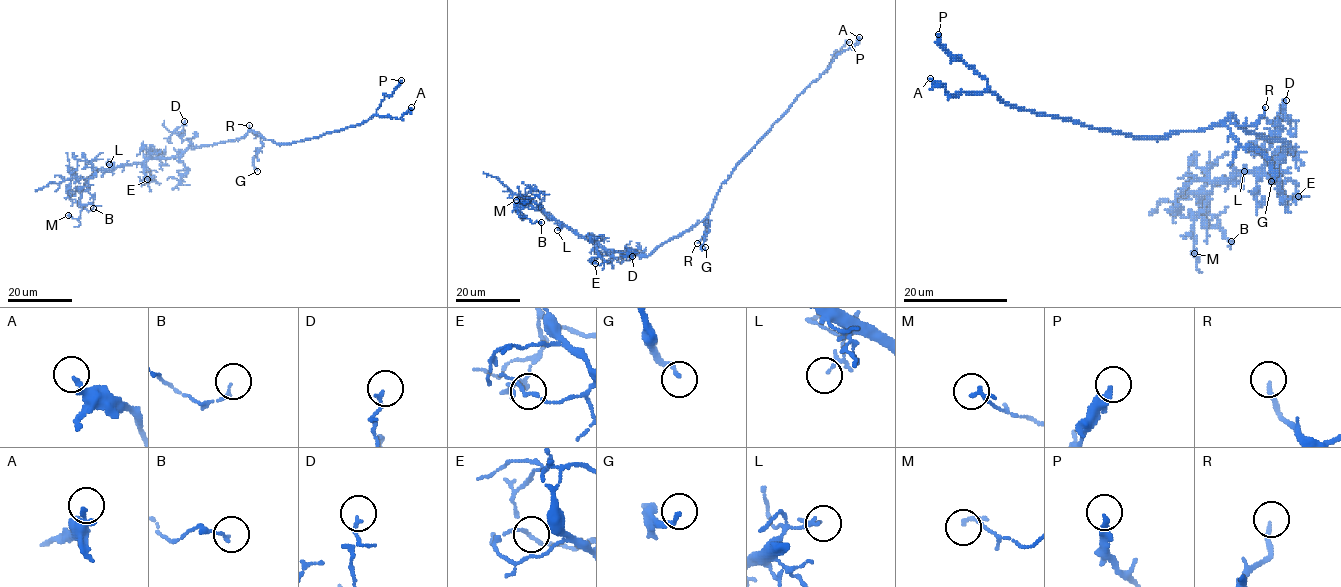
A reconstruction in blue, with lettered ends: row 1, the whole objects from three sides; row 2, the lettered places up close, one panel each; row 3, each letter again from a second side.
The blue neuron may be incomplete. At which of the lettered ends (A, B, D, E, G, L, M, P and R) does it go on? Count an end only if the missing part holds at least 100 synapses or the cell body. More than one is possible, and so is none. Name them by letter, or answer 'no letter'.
no letter

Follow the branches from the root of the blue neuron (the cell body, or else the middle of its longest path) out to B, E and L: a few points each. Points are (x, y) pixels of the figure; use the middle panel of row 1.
B: (696, 224), (648, 255), (631, 255), (605, 250), (541, 211), (517, 209), (521, 217), (541, 222)
E: (696, 224), (661, 243), (648, 255), (605, 250), (593, 243), (599, 257), (591, 259), (595, 263)
L: (696, 224), (661, 243), (648, 255), (605, 250), (562, 224), (557, 230)

